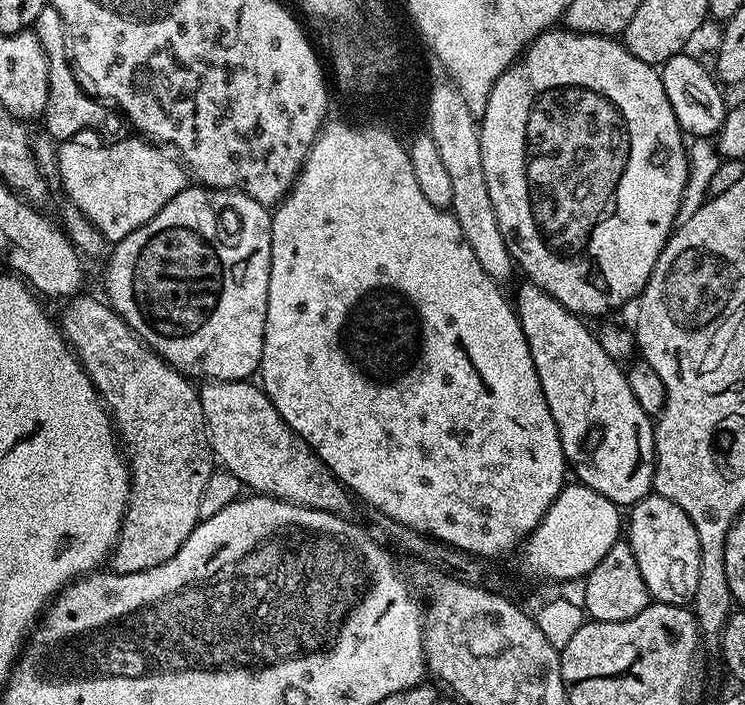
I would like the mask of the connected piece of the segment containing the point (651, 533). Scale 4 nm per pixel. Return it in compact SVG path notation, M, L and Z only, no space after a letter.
M655 494L643 496L636 504L631 505L626 516L626 543L634 552L638 562L638 570L642 572L642 582L646 582L646 590L653 601L661 604L687 605L694 598L694 590L698 590L698 570L700 569L700 547L698 534L694 530L694 522L686 518L686 514L670 498L662 498Z

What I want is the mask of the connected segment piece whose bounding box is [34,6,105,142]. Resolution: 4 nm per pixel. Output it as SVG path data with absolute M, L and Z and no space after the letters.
M51 6L44 8L42 14L38 14L34 31L38 42L42 42L42 50L46 54L50 70L50 90L42 117L43 131L51 136L53 141L63 142L79 137L84 134L80 132L86 131L87 128L102 127L105 105L97 97L84 92L82 86L76 81L76 75L72 73L68 31L64 29L62 14L58 14L58 10L54 10Z

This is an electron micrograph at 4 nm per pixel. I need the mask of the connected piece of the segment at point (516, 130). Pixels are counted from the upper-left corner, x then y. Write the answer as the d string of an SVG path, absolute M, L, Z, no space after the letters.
M553 26L547 32L540 33L500 75L498 82L494 82L484 115L479 117L478 127L482 146L482 170L486 170L490 202L494 202L494 214L498 214L498 230L502 230L502 238L510 250L515 267L519 271L521 268L528 275L525 277L546 290L546 294L558 298L558 302L562 302L568 312L575 312L581 318L604 316L623 304L631 305L646 286L654 270L654 262L658 262L677 225L676 215L687 182L686 136L680 131L678 118L674 118L674 110L666 98L659 71L653 65L633 56L619 39L591 36L585 32L569 32L563 26Z

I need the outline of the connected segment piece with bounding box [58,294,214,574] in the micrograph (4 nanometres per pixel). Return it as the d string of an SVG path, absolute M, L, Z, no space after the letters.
M77 294L65 303L68 305L58 316L58 327L108 409L126 457L132 485L128 491L128 509L124 511L124 521L112 547L110 568L114 572L134 574L162 566L162 562L166 562L166 558L174 558L174 554L178 554L178 546L190 538L202 519L200 503L204 500L204 487L212 476L214 457L212 446L208 443L208 431L204 428L197 385L152 351L103 299L95 300L84 295Z

